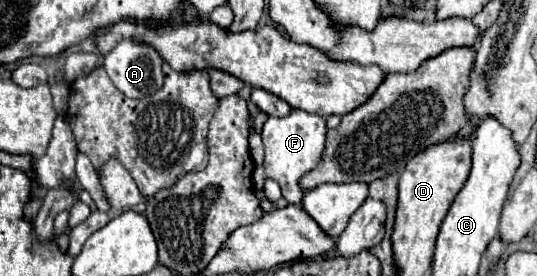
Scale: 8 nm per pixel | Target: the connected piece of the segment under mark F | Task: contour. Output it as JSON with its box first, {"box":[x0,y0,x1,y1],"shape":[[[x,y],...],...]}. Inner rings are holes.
{"box":[262,110,326,206],"shape":[[[292,110],[288,116],[270,116],[262,128],[262,140],[264,140],[264,168],[266,176],[276,180],[282,188],[282,196],[296,206],[302,206],[304,190],[300,188],[300,178],[314,170],[320,164],[324,144],[326,144],[326,120],[316,114],[308,114],[304,110]]]}

